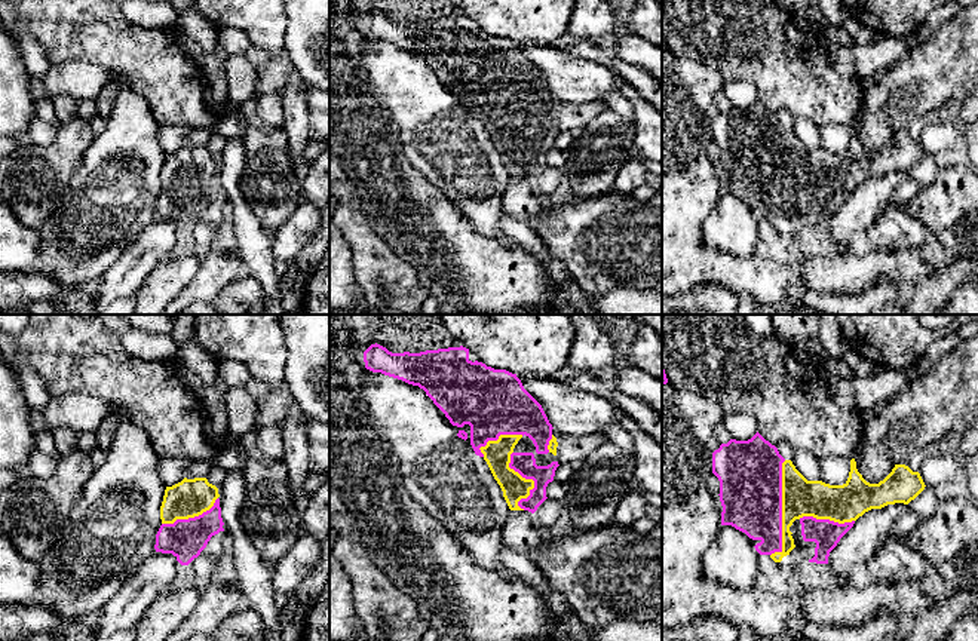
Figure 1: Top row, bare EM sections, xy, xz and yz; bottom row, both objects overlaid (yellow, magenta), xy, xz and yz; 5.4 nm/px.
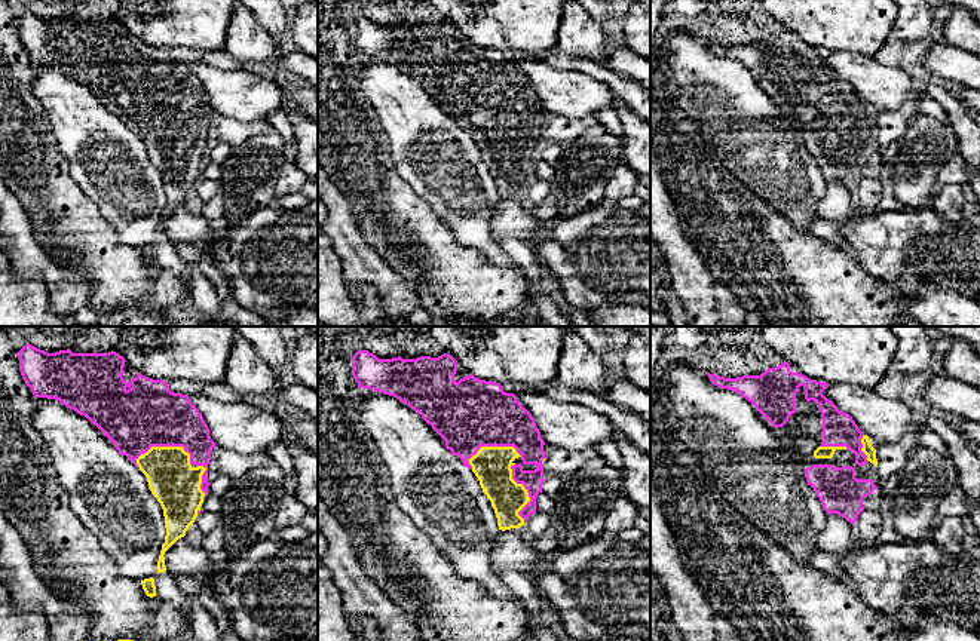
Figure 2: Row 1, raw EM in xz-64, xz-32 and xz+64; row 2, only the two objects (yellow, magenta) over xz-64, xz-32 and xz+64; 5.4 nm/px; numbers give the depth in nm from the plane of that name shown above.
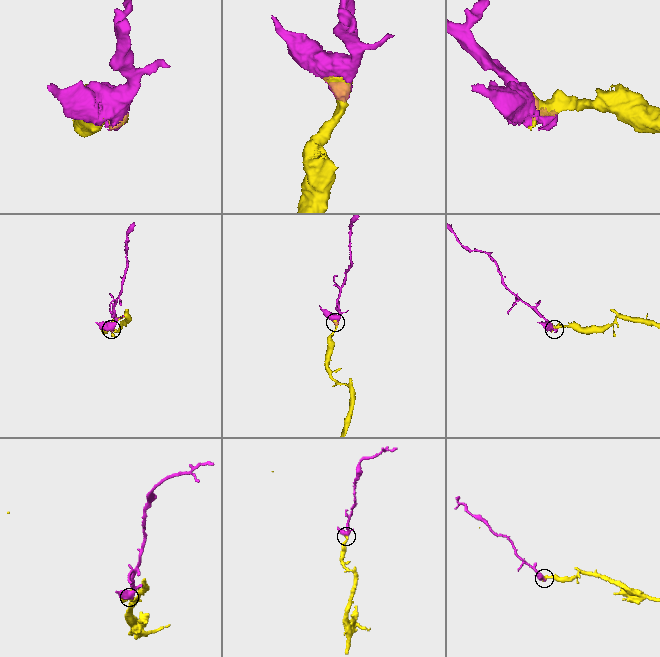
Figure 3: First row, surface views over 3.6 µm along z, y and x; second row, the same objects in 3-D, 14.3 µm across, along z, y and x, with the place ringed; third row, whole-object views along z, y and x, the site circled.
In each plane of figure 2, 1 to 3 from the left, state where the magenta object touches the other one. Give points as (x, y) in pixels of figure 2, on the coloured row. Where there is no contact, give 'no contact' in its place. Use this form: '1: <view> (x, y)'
1: xz-64 (161, 447)
2: xz-32 (526, 491)
3: xz+64 (833, 447)

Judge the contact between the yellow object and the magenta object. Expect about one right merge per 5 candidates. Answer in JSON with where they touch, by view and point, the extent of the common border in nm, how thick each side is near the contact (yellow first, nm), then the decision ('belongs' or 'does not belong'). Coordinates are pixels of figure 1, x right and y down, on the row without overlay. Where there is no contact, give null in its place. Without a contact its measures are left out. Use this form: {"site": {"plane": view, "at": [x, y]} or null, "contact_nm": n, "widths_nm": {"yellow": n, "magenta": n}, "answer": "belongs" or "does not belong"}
{"site": {"plane": "yz", "at": [782, 178]}, "contact_nm": 550, "widths_nm": {"yellow": 200, "magenta": 340}, "answer": "belongs"}

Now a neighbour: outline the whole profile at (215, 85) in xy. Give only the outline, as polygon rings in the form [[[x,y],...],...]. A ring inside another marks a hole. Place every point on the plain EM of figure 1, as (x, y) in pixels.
[[[226,70],[217,71],[205,76],[203,82],[205,96],[208,99],[209,108],[220,119],[224,117],[224,104],[227,99],[227,80]]]

